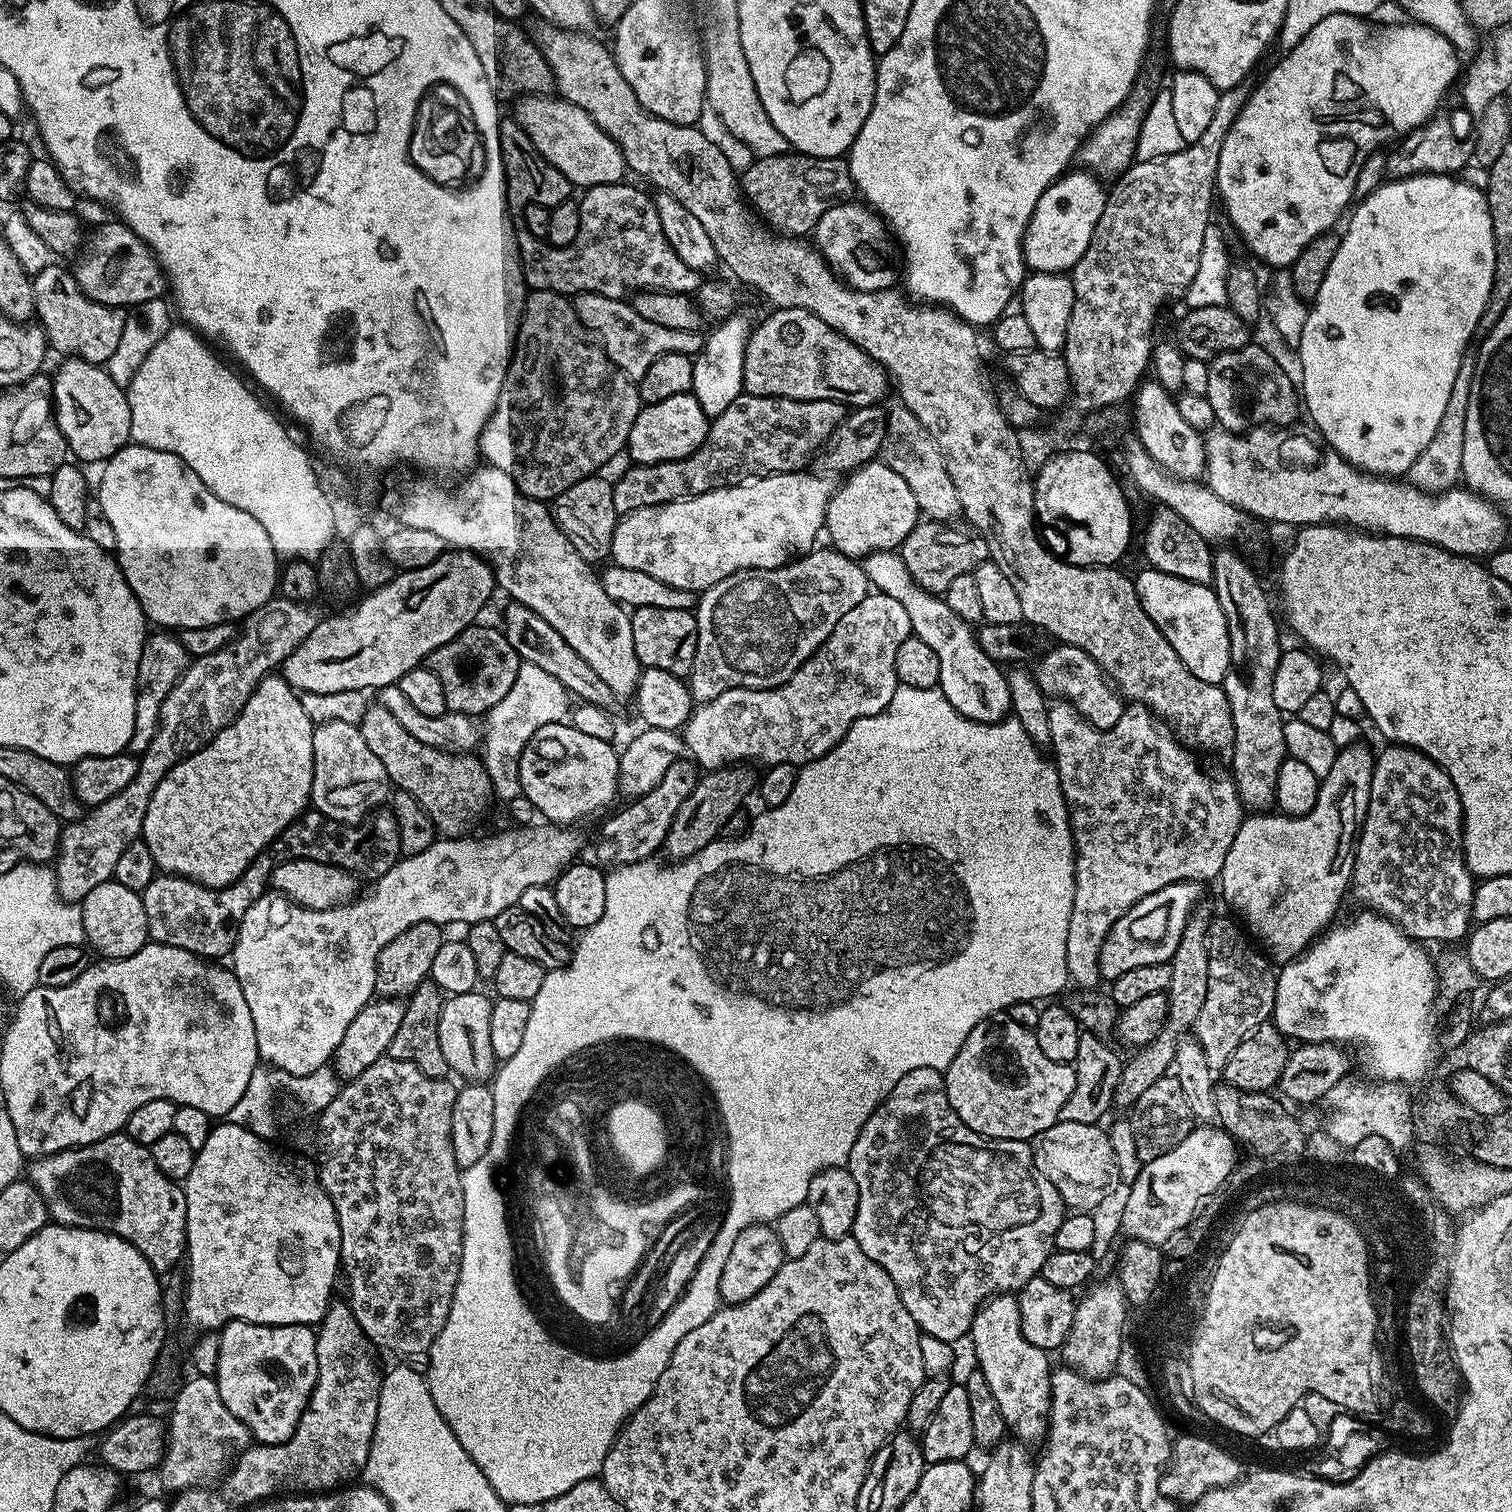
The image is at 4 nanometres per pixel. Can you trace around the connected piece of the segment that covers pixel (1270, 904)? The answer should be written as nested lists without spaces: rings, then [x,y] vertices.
[[[1364,742],[1341,748],[1334,758],[1334,766],[1330,766],[1330,774],[1321,779],[1314,806],[1305,816],[1252,814],[1238,826],[1238,834],[1234,834],[1234,843],[1226,854],[1226,862],[1222,862],[1218,877],[1220,892],[1225,902],[1237,912],[1235,915],[1243,921],[1247,931],[1264,943],[1263,951],[1277,965],[1297,960],[1309,944],[1337,919],[1336,910],[1344,895],[1349,895],[1352,864],[1356,861],[1356,838],[1370,802],[1370,782],[1375,765],[1376,756]]]

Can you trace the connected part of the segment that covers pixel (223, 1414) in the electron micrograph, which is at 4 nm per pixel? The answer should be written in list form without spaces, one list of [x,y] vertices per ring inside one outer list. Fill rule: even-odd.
[[[199,1374],[193,1377],[179,1390],[174,1400],[172,1416],[168,1418],[164,1457],[158,1468],[163,1486],[173,1493],[192,1488],[215,1487],[218,1480],[225,1479],[232,1463],[252,1444],[249,1428],[239,1422],[238,1418],[234,1418],[234,1414],[227,1409],[218,1391],[215,1377]]]

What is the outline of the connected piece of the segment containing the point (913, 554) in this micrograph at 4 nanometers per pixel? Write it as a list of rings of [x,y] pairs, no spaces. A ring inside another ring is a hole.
[[[925,519],[910,530],[910,534],[900,543],[898,549],[902,562],[906,562],[906,570],[927,590],[942,594],[954,582],[954,578],[962,578],[973,571],[975,565],[985,563],[988,556],[988,547],[980,535],[972,534],[968,537],[966,533],[952,528],[951,523],[937,522]]]

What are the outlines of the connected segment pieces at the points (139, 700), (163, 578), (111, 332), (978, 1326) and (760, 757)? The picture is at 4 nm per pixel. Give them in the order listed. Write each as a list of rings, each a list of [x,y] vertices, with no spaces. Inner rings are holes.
[[[156,630],[142,646],[142,658],[138,662],[138,686],[136,687],[136,705],[134,706],[134,734],[130,738],[127,751],[139,754],[150,746],[154,734],[158,730],[162,702],[166,702],[166,694],[174,690],[174,686],[187,670],[190,657],[186,646],[182,646],[179,635],[169,634],[164,630]]]
[[[129,442],[126,447],[119,448],[109,460],[103,461],[100,472],[100,496],[98,495],[98,511],[104,515],[106,522],[114,530],[114,542],[116,543],[114,555],[116,563],[119,564],[130,590],[134,590],[134,598],[142,606],[144,615],[148,617],[153,625],[159,626],[164,630],[183,630],[185,628],[197,628],[198,626],[218,626],[219,624],[232,624],[233,622],[243,621],[254,610],[258,610],[263,604],[273,599],[278,592],[278,557],[274,546],[270,543],[270,538],[266,535],[266,526],[254,518],[254,514],[246,514],[246,510],[238,510],[238,506],[230,506],[230,502],[222,502],[174,454],[166,450],[154,450],[150,446],[142,446]]]
[[[50,262],[37,276],[32,277],[34,286],[35,319],[48,337],[48,343],[68,358],[79,358],[98,364],[107,365],[110,354],[118,347],[122,339],[125,309],[102,306],[94,302],[78,286],[75,275],[68,272],[60,262]]]
[[[1001,1294],[985,1301],[972,1319],[971,1340],[980,1363],[978,1370],[986,1378],[990,1390],[994,1390],[994,1402],[998,1402],[1005,1429],[1009,1433],[1016,1432],[1012,1434],[1017,1441],[1043,1441],[1048,1435],[1054,1364],[1048,1361],[1049,1353],[1045,1349],[1034,1346],[1034,1342],[1026,1342],[1016,1296]]]
[[[873,591],[866,598],[862,598],[862,602],[858,602],[858,606],[854,606],[854,610],[850,610],[850,614],[846,614],[842,618],[842,622],[838,622],[838,626],[834,626],[830,638],[826,638],[824,645],[793,674],[789,683],[777,688],[735,688],[734,690],[726,690],[726,694],[720,694],[718,698],[714,698],[708,704],[699,705],[682,729],[682,739],[687,755],[704,770],[726,768],[741,762],[752,762],[748,760],[757,760],[758,763],[764,764],[763,766],[774,764],[803,766],[809,764],[812,760],[822,758],[822,754],[829,752],[843,738],[846,730],[850,730],[850,726],[854,722],[858,722],[858,718],[876,716],[890,706],[890,698],[894,698],[898,687],[898,681],[894,674],[894,657],[898,654],[898,646],[902,646],[902,642],[906,642],[906,638],[911,635],[912,627],[910,626],[910,617],[906,615],[906,606],[902,606],[902,602],[898,602],[886,594]]]

